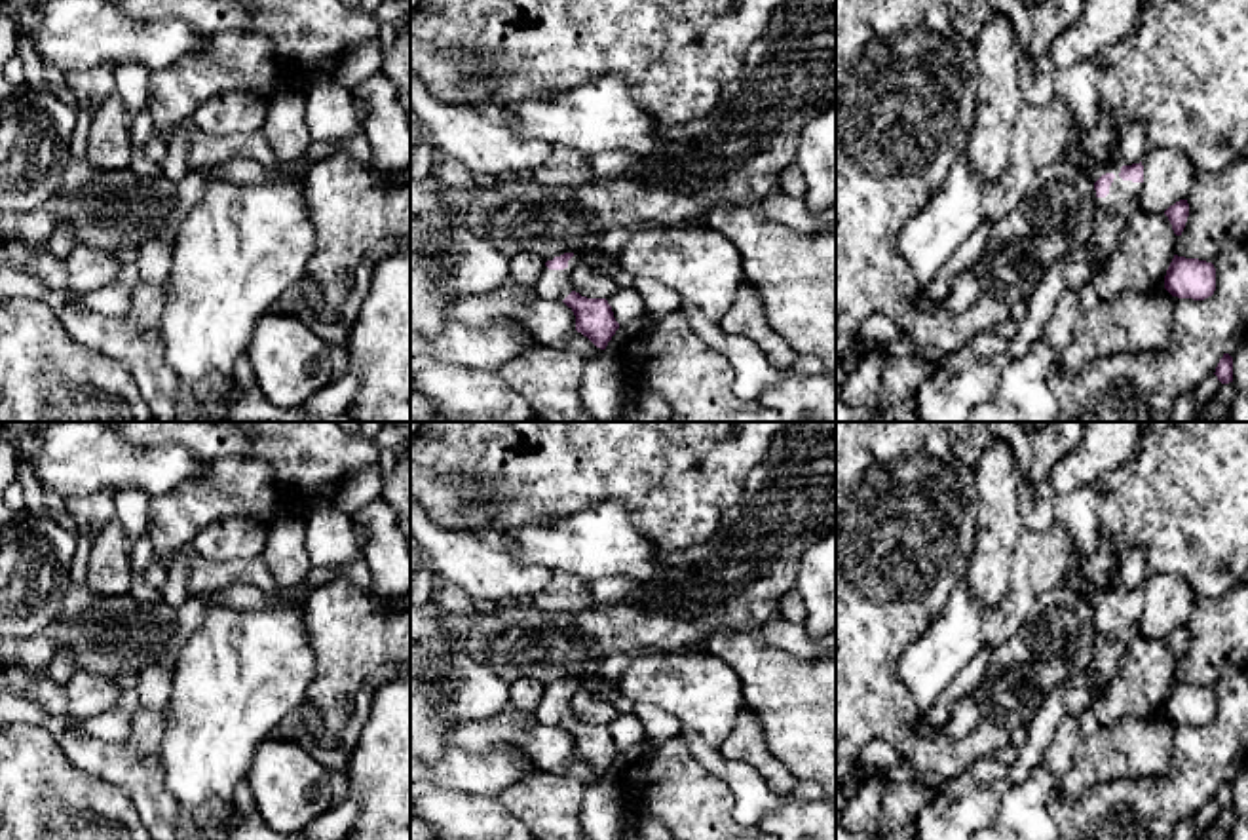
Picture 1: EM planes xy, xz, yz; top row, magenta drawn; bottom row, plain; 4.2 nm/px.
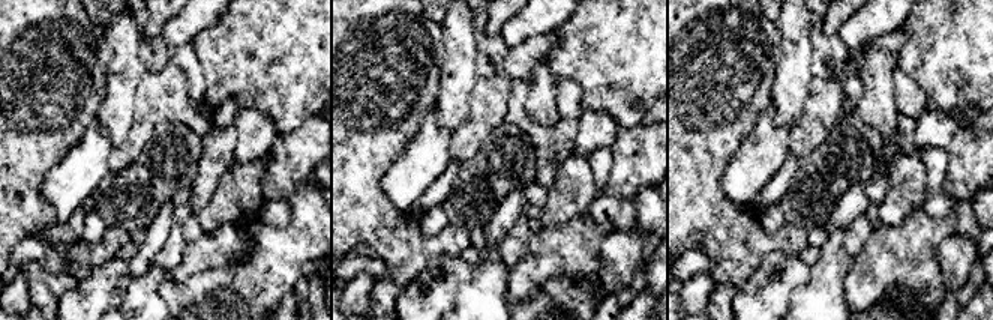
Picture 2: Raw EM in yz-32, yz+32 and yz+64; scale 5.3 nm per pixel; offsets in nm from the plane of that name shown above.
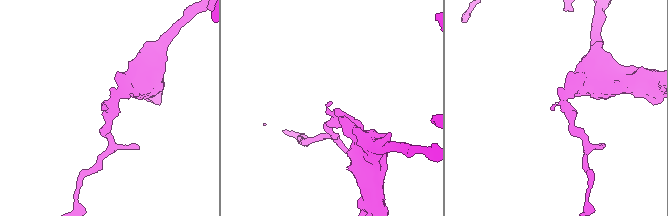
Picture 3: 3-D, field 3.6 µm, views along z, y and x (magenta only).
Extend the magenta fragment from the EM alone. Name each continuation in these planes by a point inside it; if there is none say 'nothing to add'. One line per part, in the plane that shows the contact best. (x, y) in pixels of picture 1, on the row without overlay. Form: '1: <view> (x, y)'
1: yz (1112, 639)

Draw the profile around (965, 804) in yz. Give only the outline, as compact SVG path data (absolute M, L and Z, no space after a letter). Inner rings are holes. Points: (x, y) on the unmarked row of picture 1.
M978 758L950 777L917 815L917 840L973 840L995 819L1001 796L1011 789L1009 768Z

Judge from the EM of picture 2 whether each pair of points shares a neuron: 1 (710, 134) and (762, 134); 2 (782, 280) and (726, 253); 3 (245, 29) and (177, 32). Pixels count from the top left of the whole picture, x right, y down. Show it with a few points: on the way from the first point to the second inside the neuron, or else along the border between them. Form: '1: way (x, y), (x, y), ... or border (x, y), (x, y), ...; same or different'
1: border (770, 108), (758, 116), (753, 129), (726, 163); different
2: border (791, 254), (771, 251), (738, 290); different
3: border (224, 15), (191, 41); different

